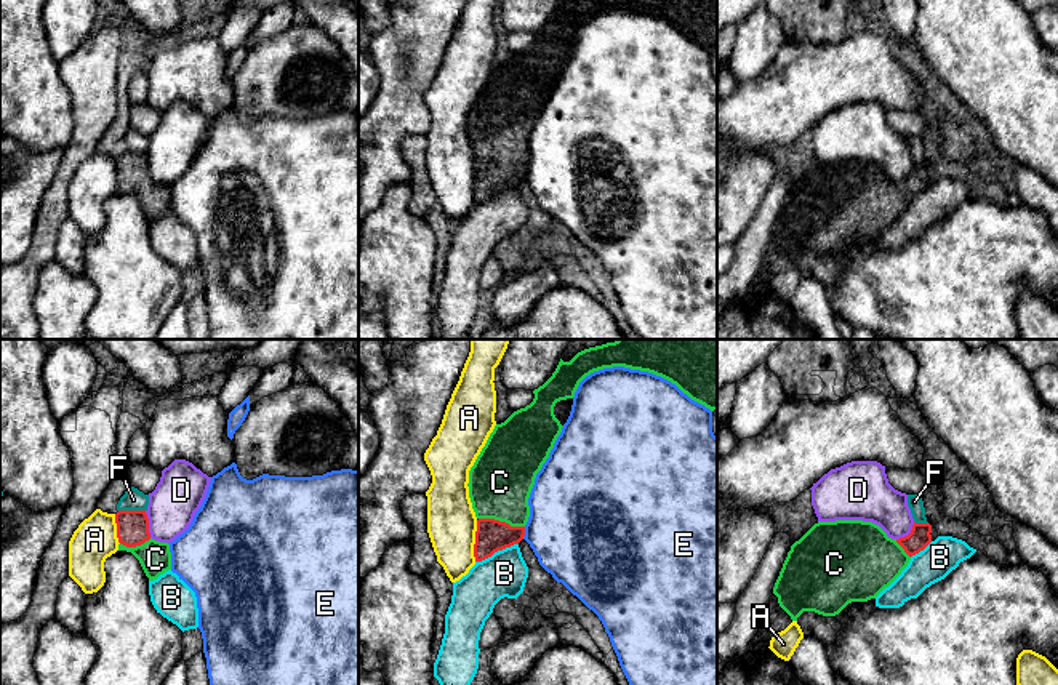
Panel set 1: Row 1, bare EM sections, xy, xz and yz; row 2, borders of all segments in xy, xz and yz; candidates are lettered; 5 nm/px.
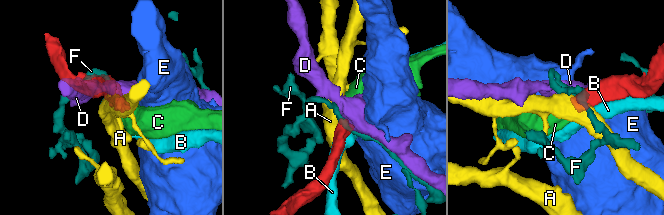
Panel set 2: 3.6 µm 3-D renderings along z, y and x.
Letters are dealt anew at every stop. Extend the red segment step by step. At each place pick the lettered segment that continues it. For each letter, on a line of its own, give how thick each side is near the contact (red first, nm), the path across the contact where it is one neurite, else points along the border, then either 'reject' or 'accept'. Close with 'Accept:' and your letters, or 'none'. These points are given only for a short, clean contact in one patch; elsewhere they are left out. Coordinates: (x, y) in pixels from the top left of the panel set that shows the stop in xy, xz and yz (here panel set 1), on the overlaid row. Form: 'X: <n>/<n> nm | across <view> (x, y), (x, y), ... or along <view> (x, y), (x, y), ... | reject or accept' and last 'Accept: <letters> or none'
A: 160/260 nm | along xz (477, 520), (474, 560) | reject
B: 160/220 nm | reject
C: 160/320 nm | across xz (492, 535), (501, 522), (500, 482) | accept
D: 160/240 nm | along xy (144, 511), (151, 536) | reject
E: 160/460 nm | along xz (525, 527), (522, 538) | reject
F: 160/110 nm | along xy (119, 509), (144, 511) | reject
Accept: C

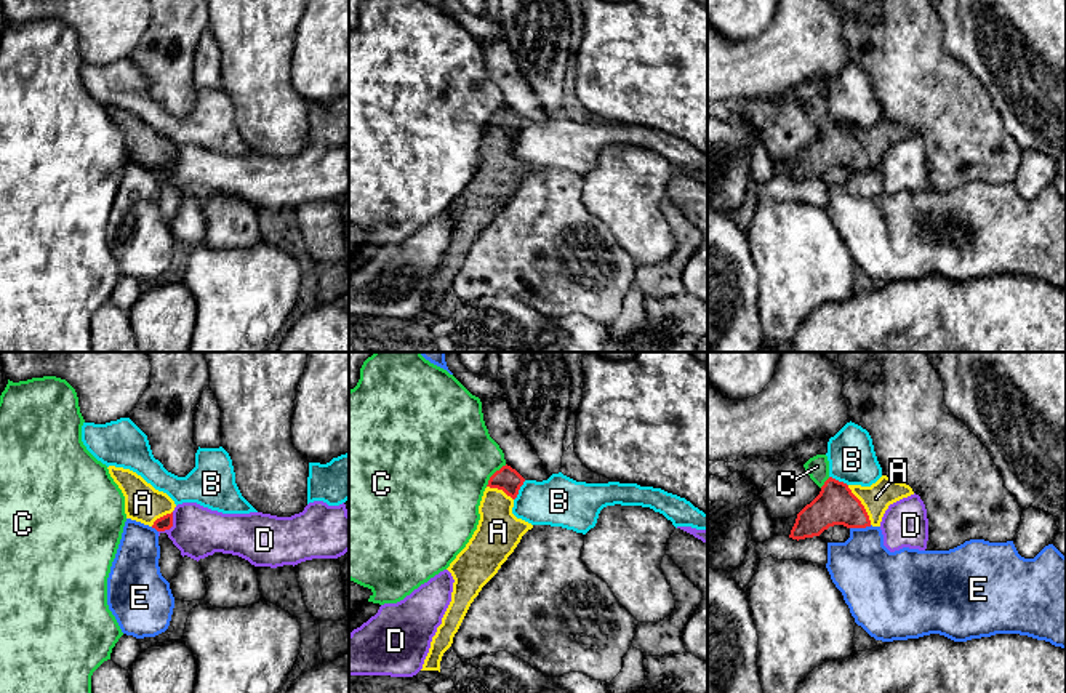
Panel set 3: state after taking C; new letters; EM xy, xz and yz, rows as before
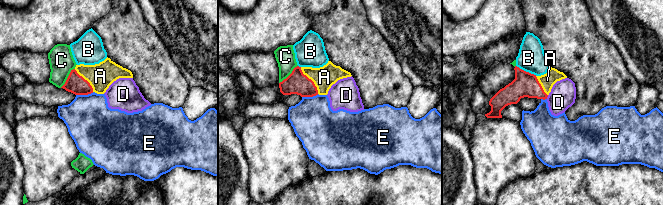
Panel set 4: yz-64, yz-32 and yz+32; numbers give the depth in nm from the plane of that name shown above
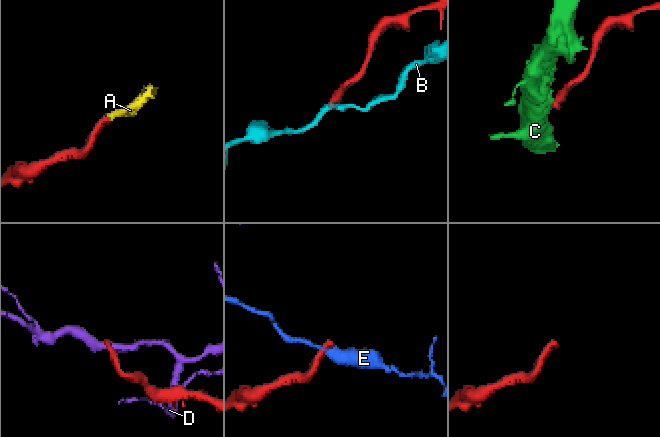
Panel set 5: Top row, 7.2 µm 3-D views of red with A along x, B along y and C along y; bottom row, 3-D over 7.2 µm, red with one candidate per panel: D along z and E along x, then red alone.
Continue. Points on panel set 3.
A: 200/140 nm | across yz (836, 504), (861, 504), (876, 498) | accept
B: 120/260 nm | along xz (525, 480), (514, 500) | reject
C: 120/480 nm | along xz (506, 464), (485, 485) | reject
D: 70/260 nm | along xy (173, 512), (173, 524), (159, 532) | reject
E: 200/320 nm | along yz (871, 525), (850, 528) | reject
Accept: A

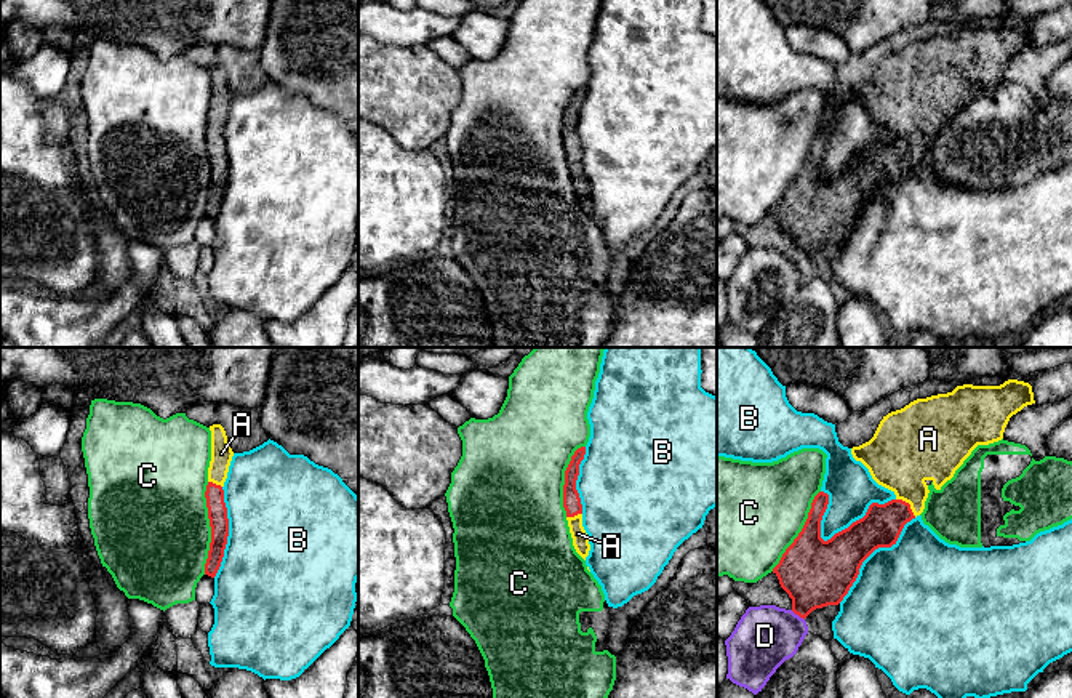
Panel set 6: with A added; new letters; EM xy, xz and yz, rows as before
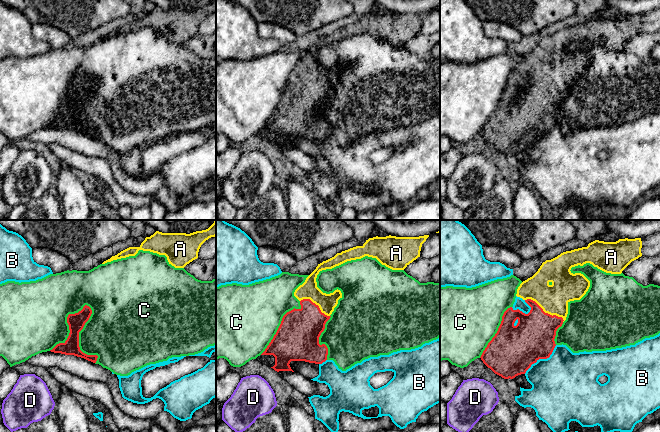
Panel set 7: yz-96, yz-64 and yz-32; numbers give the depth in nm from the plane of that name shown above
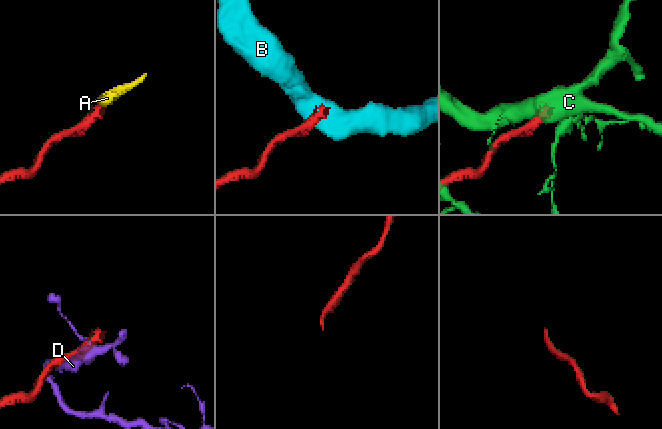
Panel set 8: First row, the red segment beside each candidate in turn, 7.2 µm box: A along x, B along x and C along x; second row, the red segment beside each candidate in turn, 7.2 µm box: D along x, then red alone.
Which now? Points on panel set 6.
A: 200/340 nm | across yz (880, 527), (909, 505), (909, 484), (900, 457) | accept
B: 240/240 nm | reject
C: 100/480 nm | reject
D: 340/320 nm | reject
Accept: A

